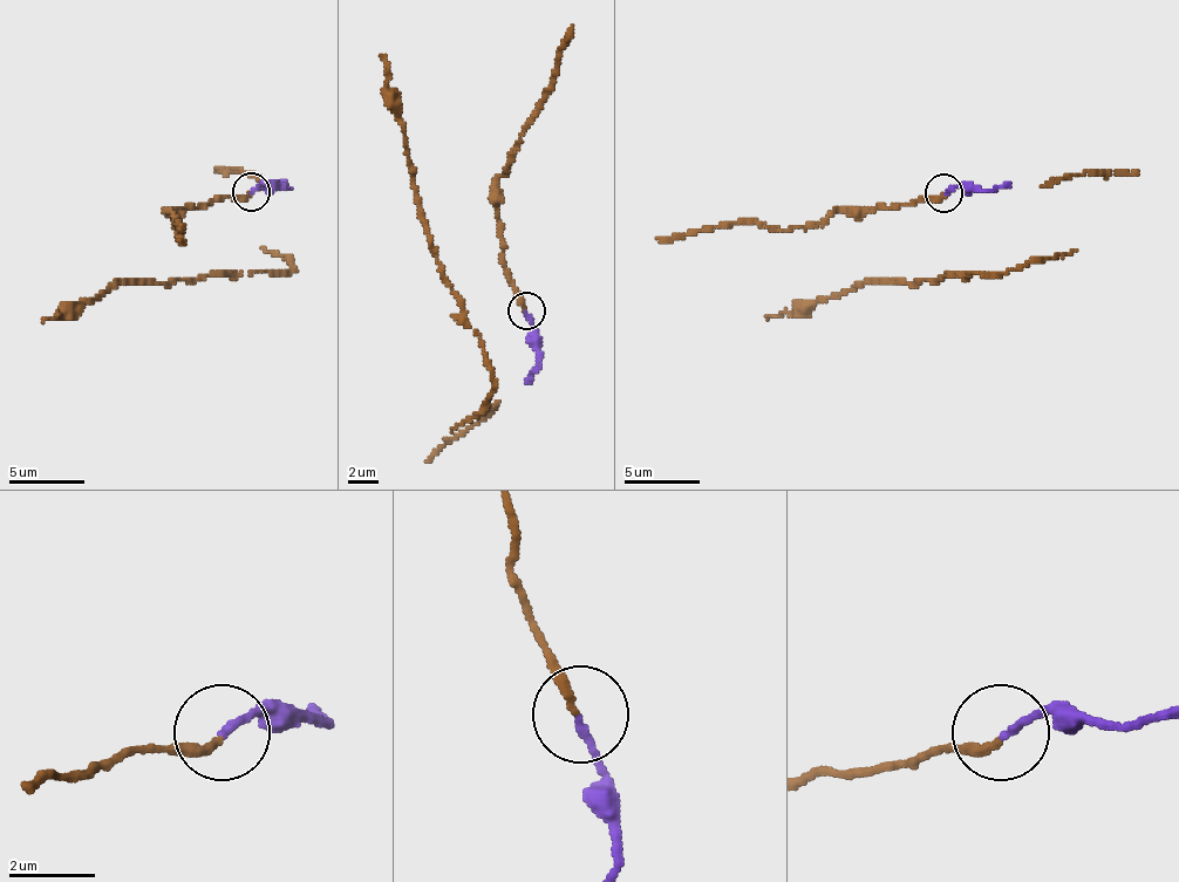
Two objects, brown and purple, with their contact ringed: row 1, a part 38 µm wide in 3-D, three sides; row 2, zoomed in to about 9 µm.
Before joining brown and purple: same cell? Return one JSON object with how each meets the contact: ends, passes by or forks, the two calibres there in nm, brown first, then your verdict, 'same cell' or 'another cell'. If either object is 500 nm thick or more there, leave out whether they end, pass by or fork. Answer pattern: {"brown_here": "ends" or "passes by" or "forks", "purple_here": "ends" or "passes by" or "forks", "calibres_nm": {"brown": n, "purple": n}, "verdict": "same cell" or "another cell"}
{"brown_here": "ends", "purple_here": "ends", "calibres_nm": {"brown": 180, "purple": 170}, "verdict": "same cell"}

